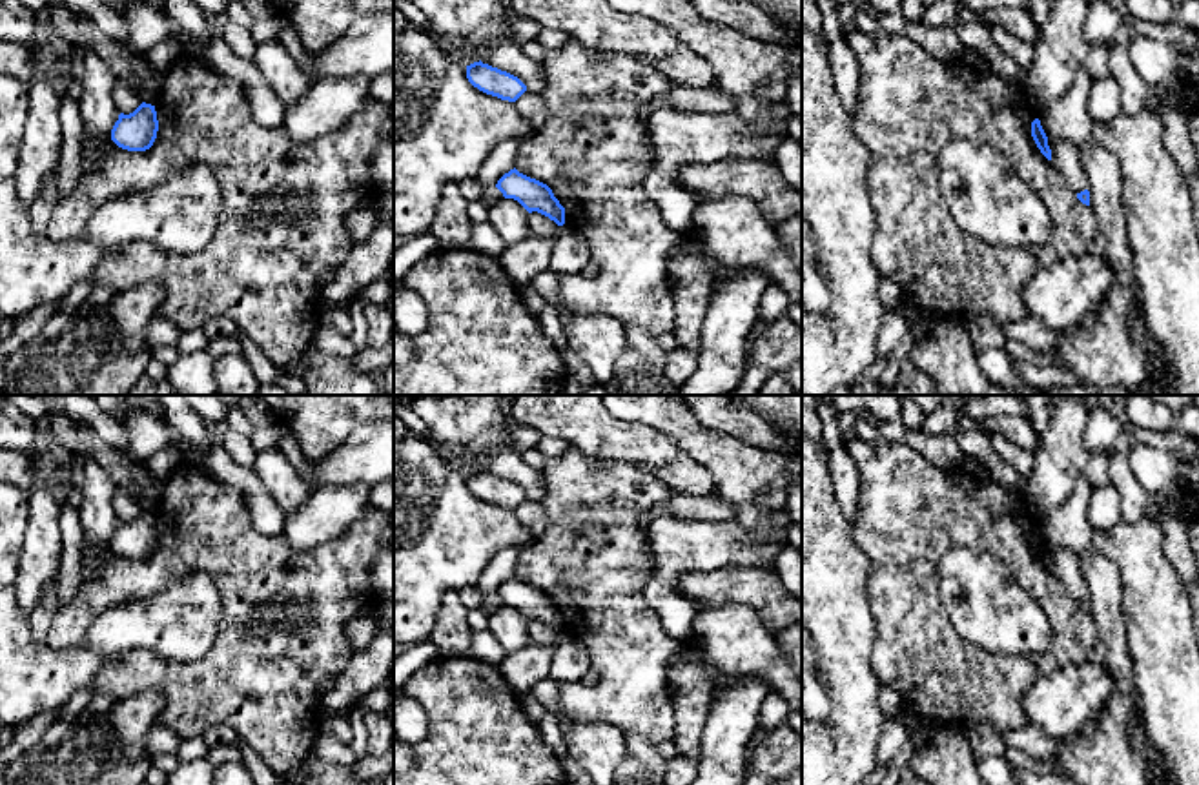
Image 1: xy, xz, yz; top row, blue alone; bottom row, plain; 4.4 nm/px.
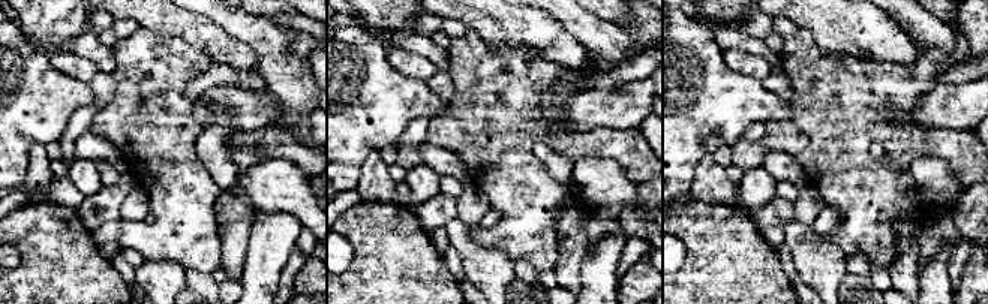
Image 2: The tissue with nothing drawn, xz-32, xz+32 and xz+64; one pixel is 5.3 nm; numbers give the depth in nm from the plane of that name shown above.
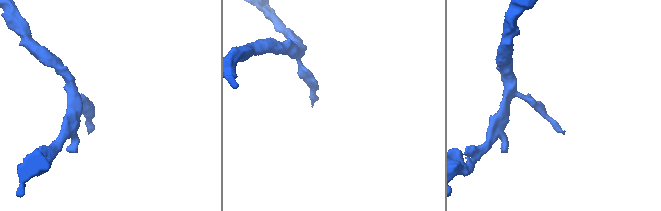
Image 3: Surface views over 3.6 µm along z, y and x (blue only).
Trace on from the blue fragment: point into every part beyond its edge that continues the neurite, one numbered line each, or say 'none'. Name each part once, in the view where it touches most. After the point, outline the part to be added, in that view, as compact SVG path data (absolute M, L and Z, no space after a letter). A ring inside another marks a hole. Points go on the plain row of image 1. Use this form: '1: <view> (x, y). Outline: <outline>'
none

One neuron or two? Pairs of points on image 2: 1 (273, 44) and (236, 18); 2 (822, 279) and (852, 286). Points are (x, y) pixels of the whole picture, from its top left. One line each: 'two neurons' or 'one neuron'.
1: one neuron
2: two neurons

